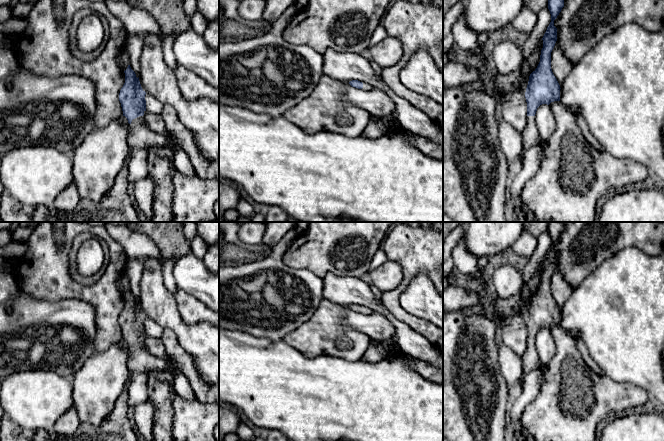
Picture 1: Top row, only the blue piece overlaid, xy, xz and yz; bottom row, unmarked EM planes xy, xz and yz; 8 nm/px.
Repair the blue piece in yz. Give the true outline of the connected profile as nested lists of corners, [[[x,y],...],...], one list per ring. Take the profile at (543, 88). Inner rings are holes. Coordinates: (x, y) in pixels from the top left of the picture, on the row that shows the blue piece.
[[[548,0],[548,9],[551,14],[551,22],[547,27],[547,30],[542,38],[543,48],[541,50],[540,62],[537,68],[530,74],[528,85],[525,92],[525,98],[527,102],[527,125],[525,130],[521,133],[523,151],[521,158],[524,157],[524,152],[530,147],[541,143],[540,136],[537,130],[535,122],[535,114],[537,108],[542,104],[549,105],[551,102],[560,101],[560,85],[554,76],[551,69],[551,52],[557,41],[557,28],[554,26],[554,20],[557,18],[562,8],[564,7],[564,0]]]

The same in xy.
[[[128,65],[125,73],[125,83],[119,93],[123,116],[130,124],[127,137],[129,150],[132,148],[146,149],[149,147],[168,147],[174,152],[178,146],[171,144],[166,133],[156,133],[151,130],[144,121],[146,111],[146,92],[142,89],[139,77]]]

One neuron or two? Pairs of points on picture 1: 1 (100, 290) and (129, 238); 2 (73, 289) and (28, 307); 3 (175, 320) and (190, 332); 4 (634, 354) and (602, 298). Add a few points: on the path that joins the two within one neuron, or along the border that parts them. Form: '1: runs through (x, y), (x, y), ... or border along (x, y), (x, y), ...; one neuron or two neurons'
1: border along (107, 232), (129, 257); two neurons
2: border along (23, 291), (45, 300), (68, 299); two neurons
3: runs through (179, 324), (186, 331); one neuron
4: runs through (634, 340), (634, 332), (614, 312); one neuron

